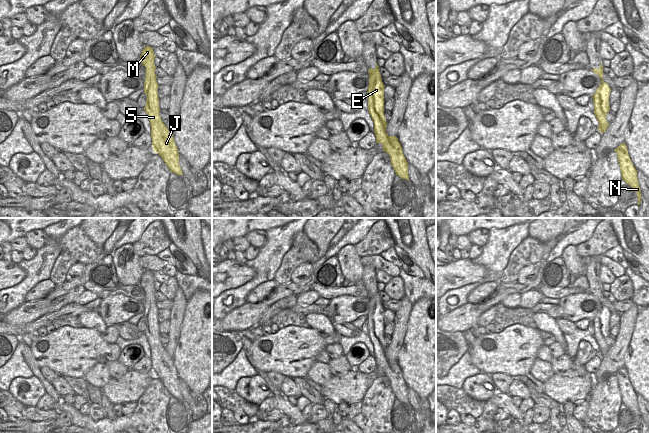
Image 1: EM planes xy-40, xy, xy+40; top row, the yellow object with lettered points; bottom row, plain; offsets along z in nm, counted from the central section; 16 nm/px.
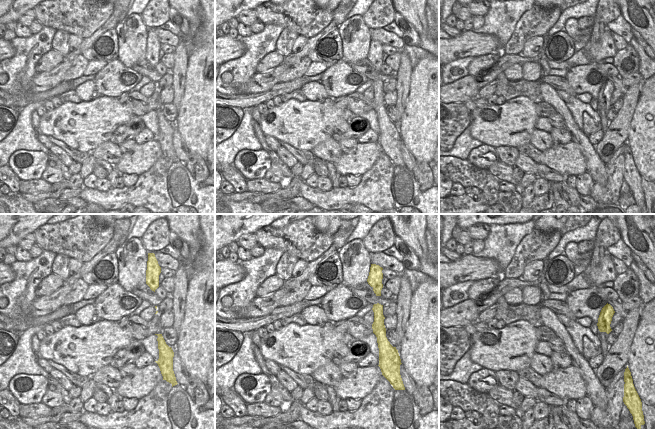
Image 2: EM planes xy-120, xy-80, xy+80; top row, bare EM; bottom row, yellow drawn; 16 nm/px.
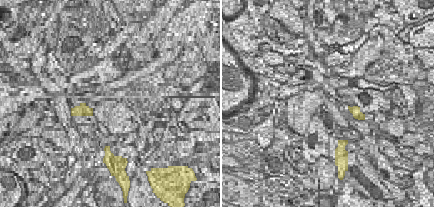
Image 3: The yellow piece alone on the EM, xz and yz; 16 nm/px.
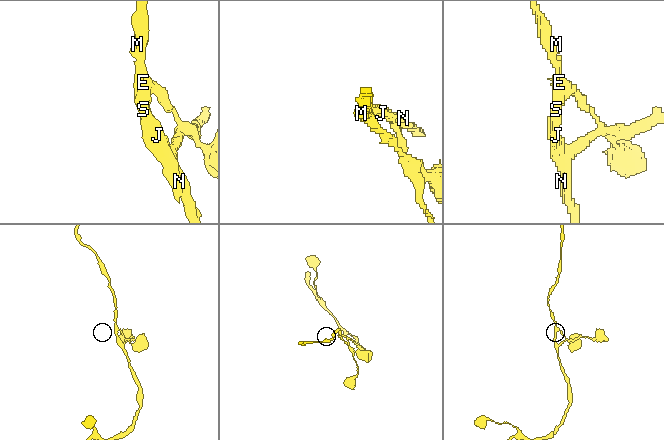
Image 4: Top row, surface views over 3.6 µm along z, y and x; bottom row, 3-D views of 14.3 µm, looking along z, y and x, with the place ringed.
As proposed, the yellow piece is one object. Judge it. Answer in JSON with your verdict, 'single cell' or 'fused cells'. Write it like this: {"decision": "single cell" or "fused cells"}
{"decision": "single cell"}

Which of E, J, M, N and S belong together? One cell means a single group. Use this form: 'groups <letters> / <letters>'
groups E J M N S

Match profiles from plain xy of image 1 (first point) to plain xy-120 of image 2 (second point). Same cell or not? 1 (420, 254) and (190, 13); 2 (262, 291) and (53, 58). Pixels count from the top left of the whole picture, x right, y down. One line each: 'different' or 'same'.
1: same
2: same

